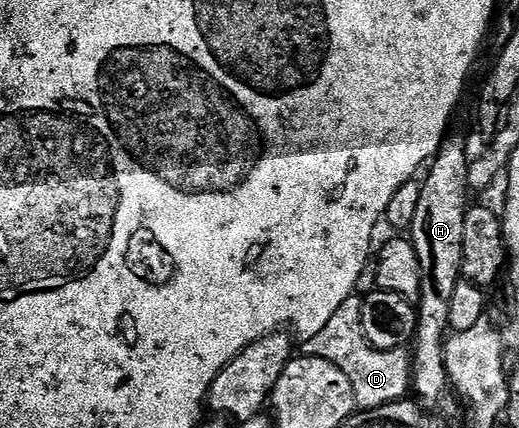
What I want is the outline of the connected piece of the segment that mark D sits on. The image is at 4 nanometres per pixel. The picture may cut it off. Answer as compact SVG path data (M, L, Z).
M351 295L339 305L327 325L315 333L314 337L304 340L299 347L300 354L317 356L329 361L336 368L343 369L351 381L355 393L356 408L369 410L385 404L402 402L412 388L412 354L408 348L377 351L366 341L362 331L362 298Z

